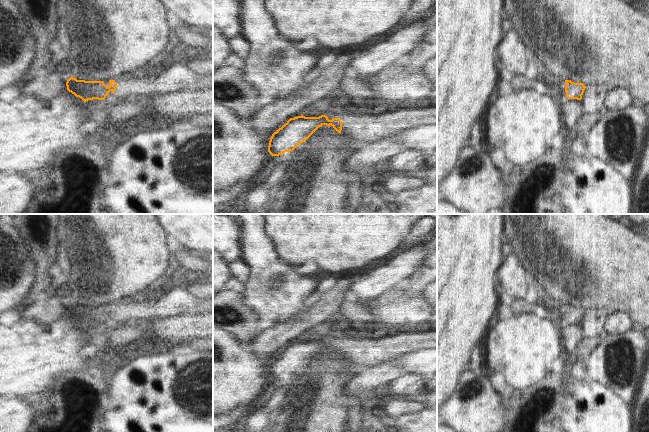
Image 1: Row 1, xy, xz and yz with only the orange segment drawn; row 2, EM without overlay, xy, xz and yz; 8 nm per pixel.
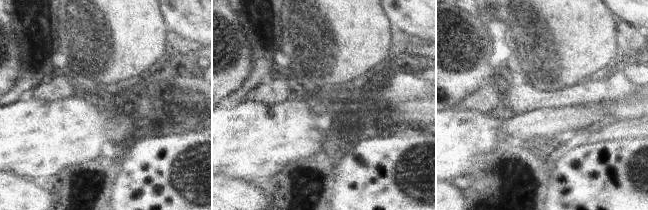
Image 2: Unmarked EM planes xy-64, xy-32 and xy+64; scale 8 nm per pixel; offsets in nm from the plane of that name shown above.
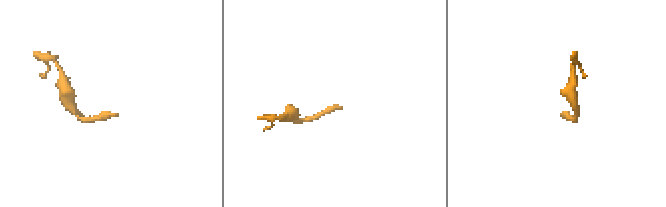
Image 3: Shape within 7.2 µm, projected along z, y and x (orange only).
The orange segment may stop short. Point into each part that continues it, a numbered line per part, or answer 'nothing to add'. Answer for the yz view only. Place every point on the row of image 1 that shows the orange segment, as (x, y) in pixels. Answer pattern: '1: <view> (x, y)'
1: yz (560, 87)

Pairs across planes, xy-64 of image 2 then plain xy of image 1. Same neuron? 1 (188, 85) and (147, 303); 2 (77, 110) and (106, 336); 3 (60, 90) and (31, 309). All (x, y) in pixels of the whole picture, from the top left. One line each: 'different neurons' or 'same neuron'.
1: same neuron
2: different neurons
3: same neuron

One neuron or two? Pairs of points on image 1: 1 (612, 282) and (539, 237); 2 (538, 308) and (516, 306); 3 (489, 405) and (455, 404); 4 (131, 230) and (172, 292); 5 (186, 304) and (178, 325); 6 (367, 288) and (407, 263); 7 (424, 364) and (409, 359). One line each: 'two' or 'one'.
1: one
2: one
3: one
4: two
5: two
6: one
7: one

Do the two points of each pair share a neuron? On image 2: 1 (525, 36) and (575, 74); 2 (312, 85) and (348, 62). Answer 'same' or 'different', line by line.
1: same
2: same

